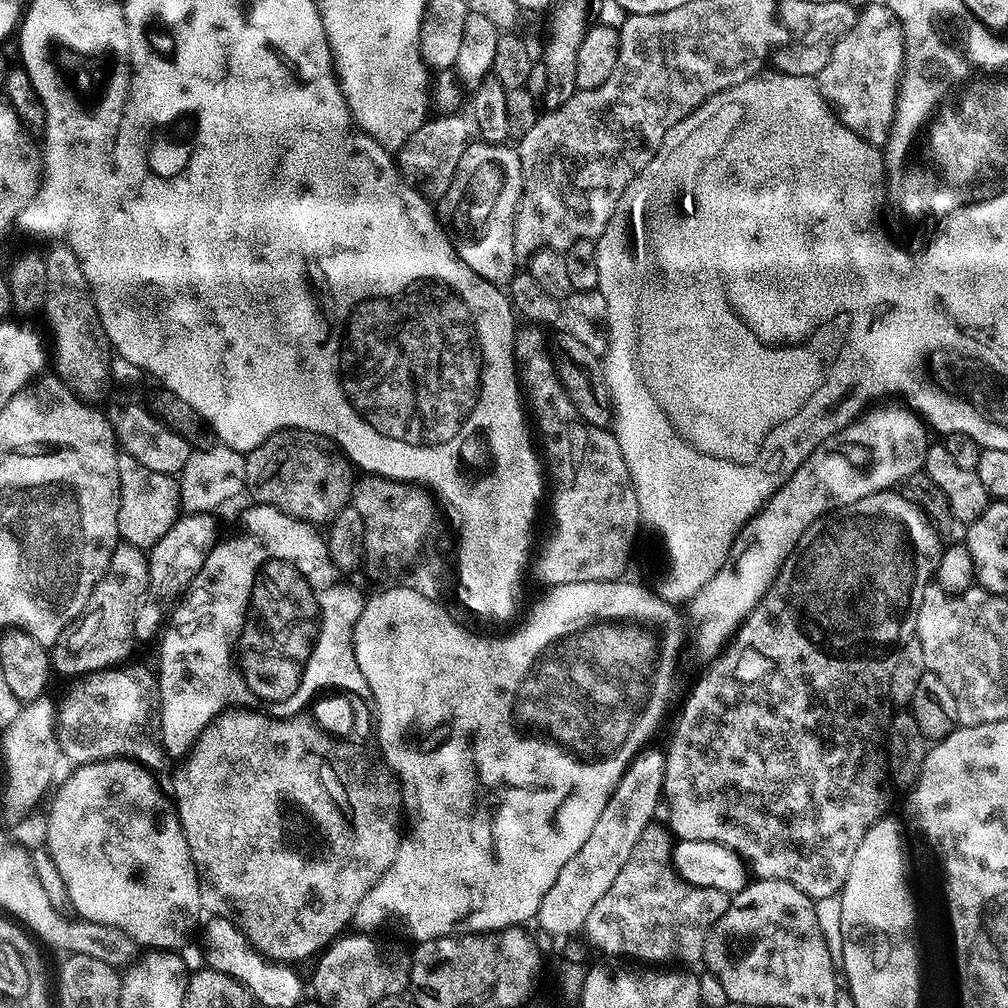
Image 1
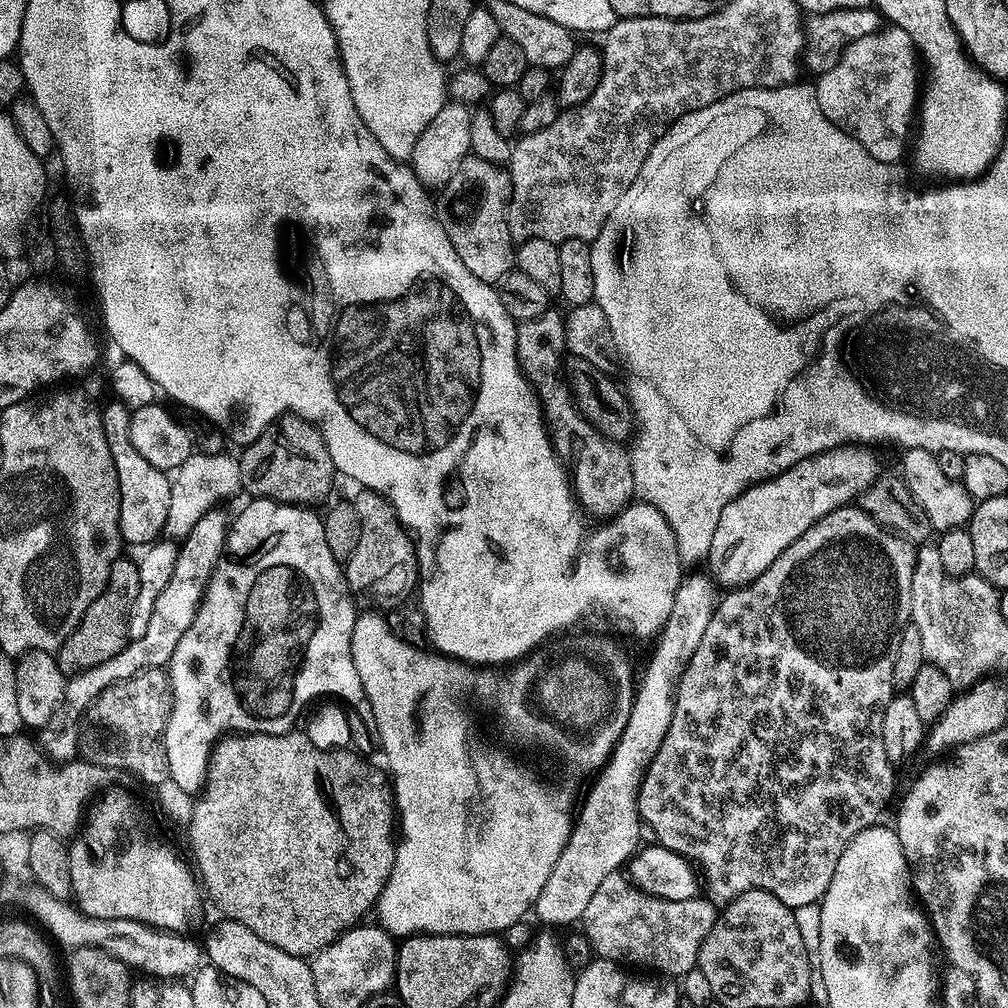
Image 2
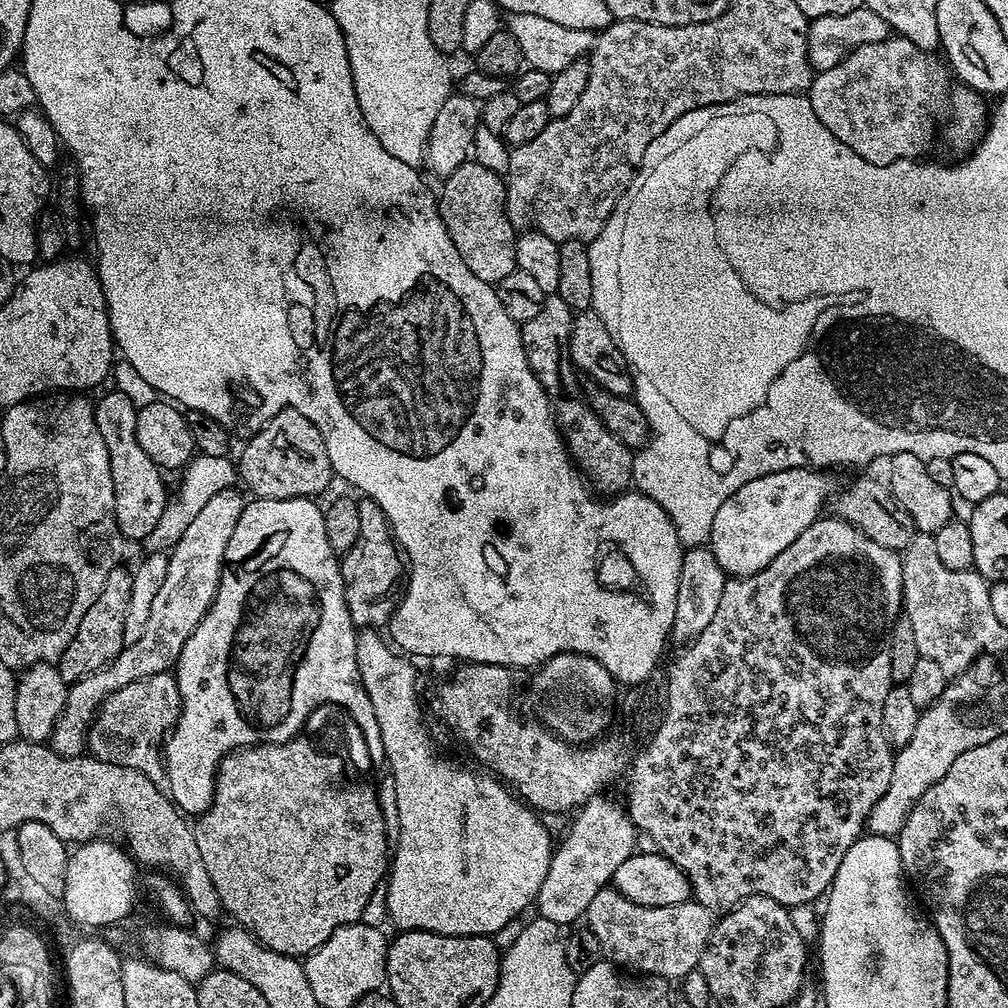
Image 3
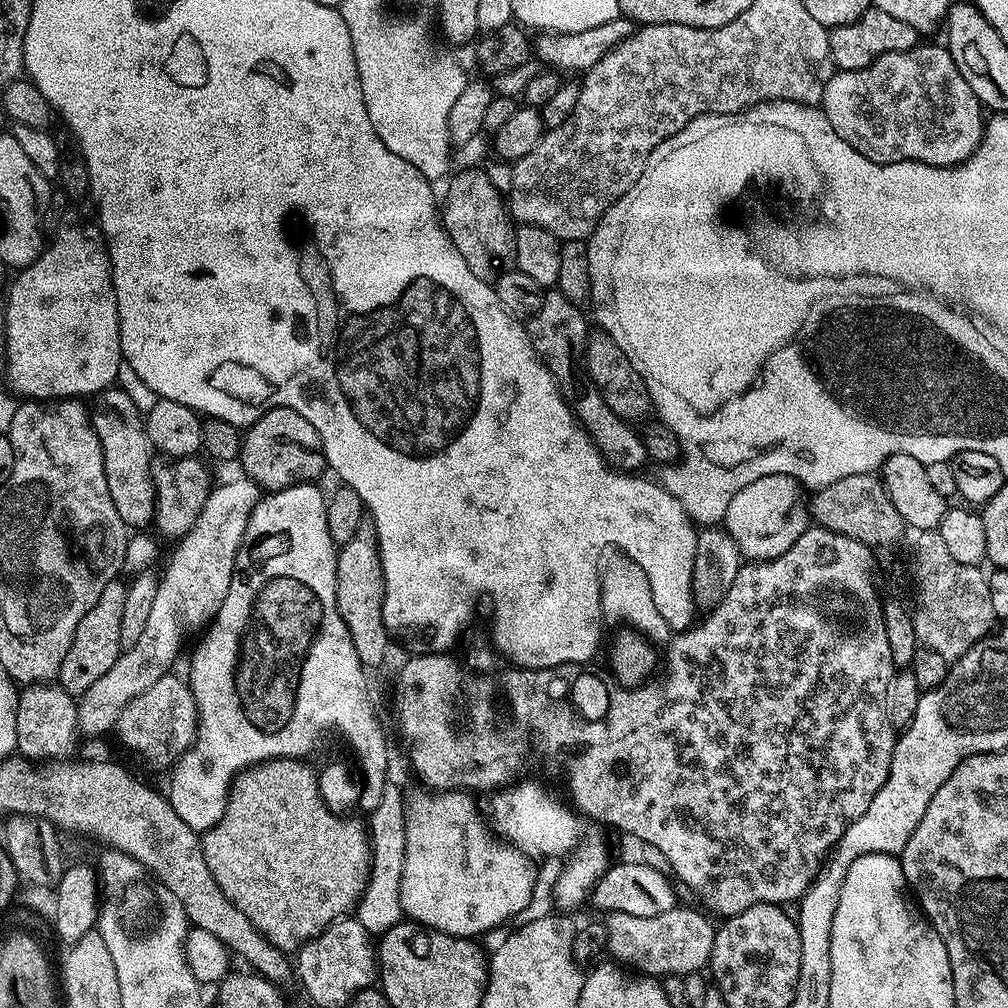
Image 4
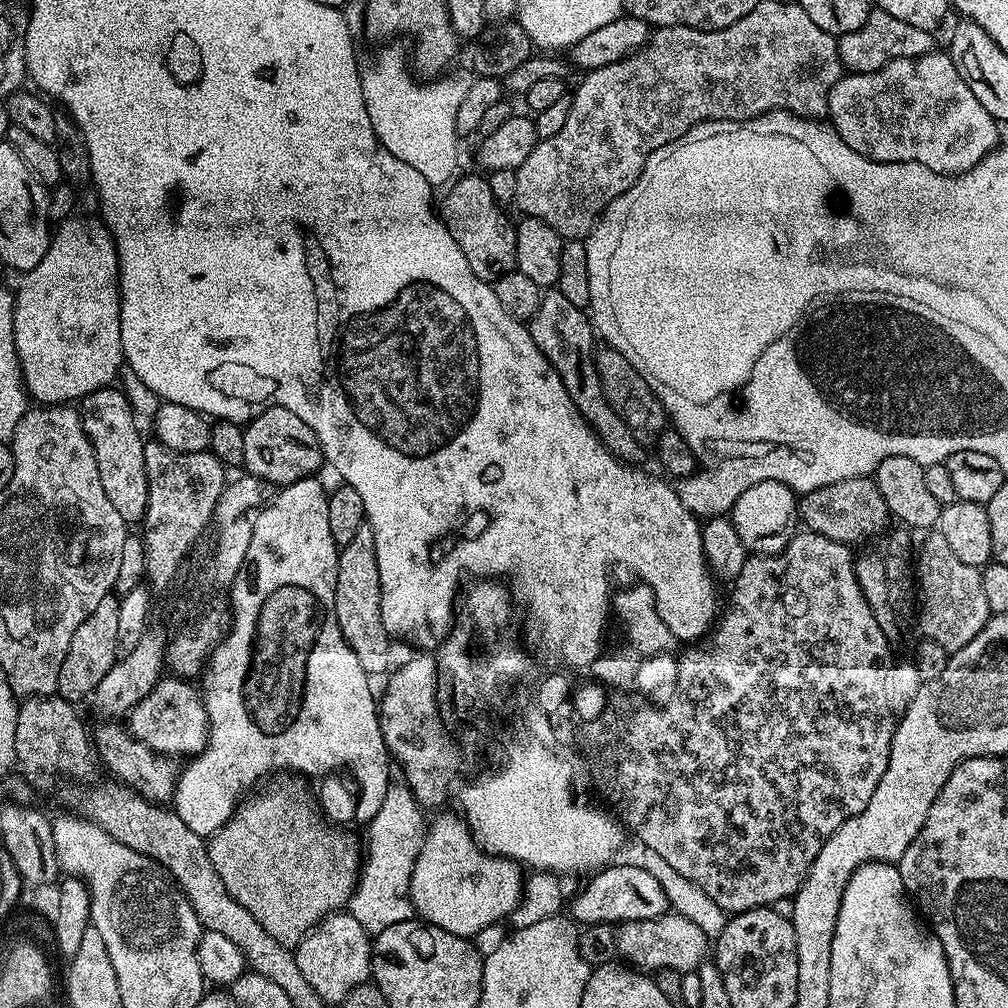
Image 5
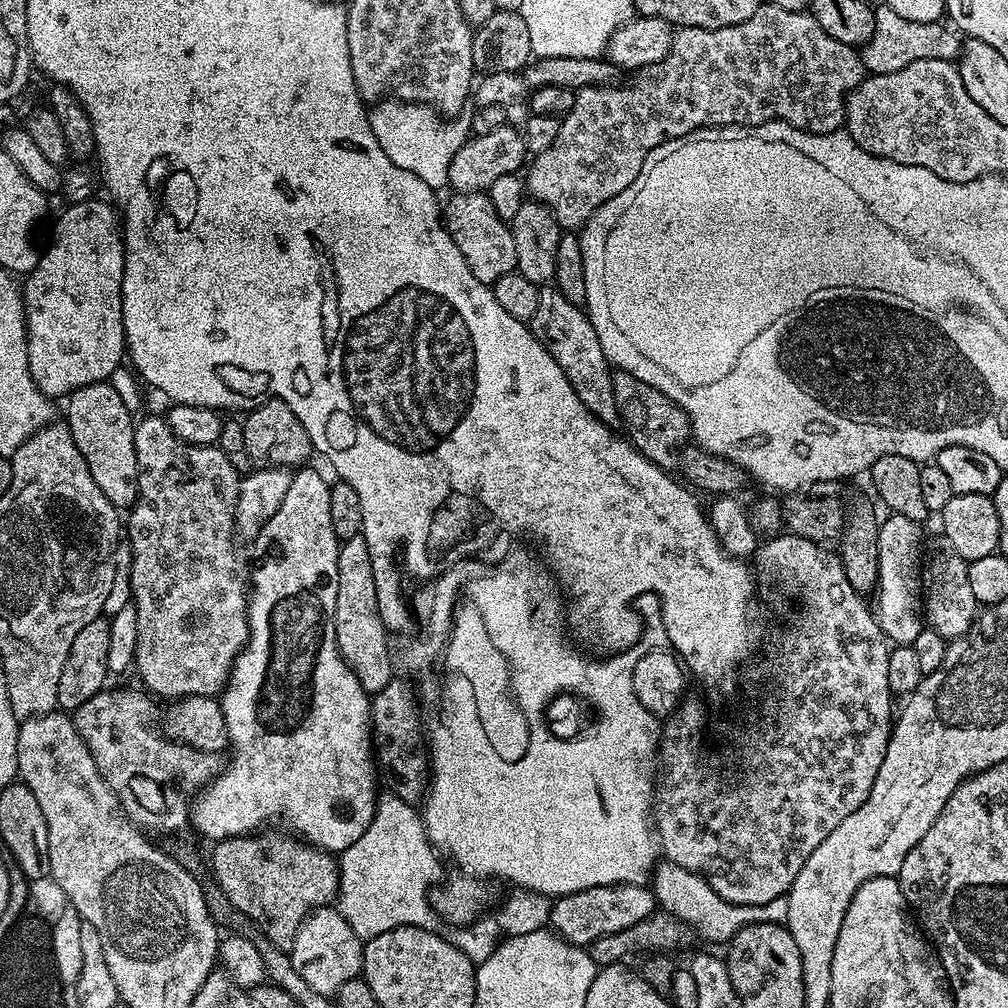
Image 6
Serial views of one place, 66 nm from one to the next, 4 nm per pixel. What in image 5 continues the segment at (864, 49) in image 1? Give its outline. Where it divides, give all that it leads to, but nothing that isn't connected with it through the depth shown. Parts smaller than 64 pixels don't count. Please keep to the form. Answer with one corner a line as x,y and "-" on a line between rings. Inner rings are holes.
933,50
914,58
894,58
894,62
886,62
886,66
873,72
848,72
841,76
840,81
830,90
827,119
834,131
842,138
842,142
846,142
846,146
850,146
850,150
862,154
868,160
877,160
879,164
914,162
926,166
926,170
934,170
943,176
959,177
962,173
970,171
974,166
978,166
978,162
986,159
998,144
998,121
988,113
986,106
982,106
982,102
978,102
978,98
974,98
974,90
966,86
962,74
958,74
951,55
947,51

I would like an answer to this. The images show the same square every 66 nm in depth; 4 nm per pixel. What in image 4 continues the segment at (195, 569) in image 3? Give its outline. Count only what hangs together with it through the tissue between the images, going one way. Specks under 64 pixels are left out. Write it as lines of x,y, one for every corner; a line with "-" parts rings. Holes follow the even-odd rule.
238,476
218,487
215,485
209,491
208,498
203,504
194,526
177,541
178,546
168,562
164,576
162,572
158,593
154,596
153,609
150,610
149,620
146,622
145,629
142,630
141,637
134,646
121,651
114,666
106,674
102,674
102,677
98,678
90,689
84,691
78,698
76,721
77,731
81,737
94,738
106,731
109,733
115,727
121,711
130,701
154,686
160,678
169,675
186,636
198,629
201,631
211,623
221,608
222,602
225,601
230,578
233,576
233,564
236,561
237,551
245,536
250,514
261,496
261,489
245,476

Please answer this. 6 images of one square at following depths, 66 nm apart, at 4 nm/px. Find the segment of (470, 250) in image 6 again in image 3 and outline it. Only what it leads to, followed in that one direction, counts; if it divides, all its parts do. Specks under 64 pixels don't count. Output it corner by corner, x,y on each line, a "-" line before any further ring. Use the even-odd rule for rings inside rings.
469,158
454,174
443,181
444,189
438,192
440,217
450,234
450,242
454,242
454,250
462,254
462,262
470,266
470,274
482,278
487,284
495,286
506,274
515,272
517,230
508,217
508,189
505,177
494,174
494,170
486,170
475,158

